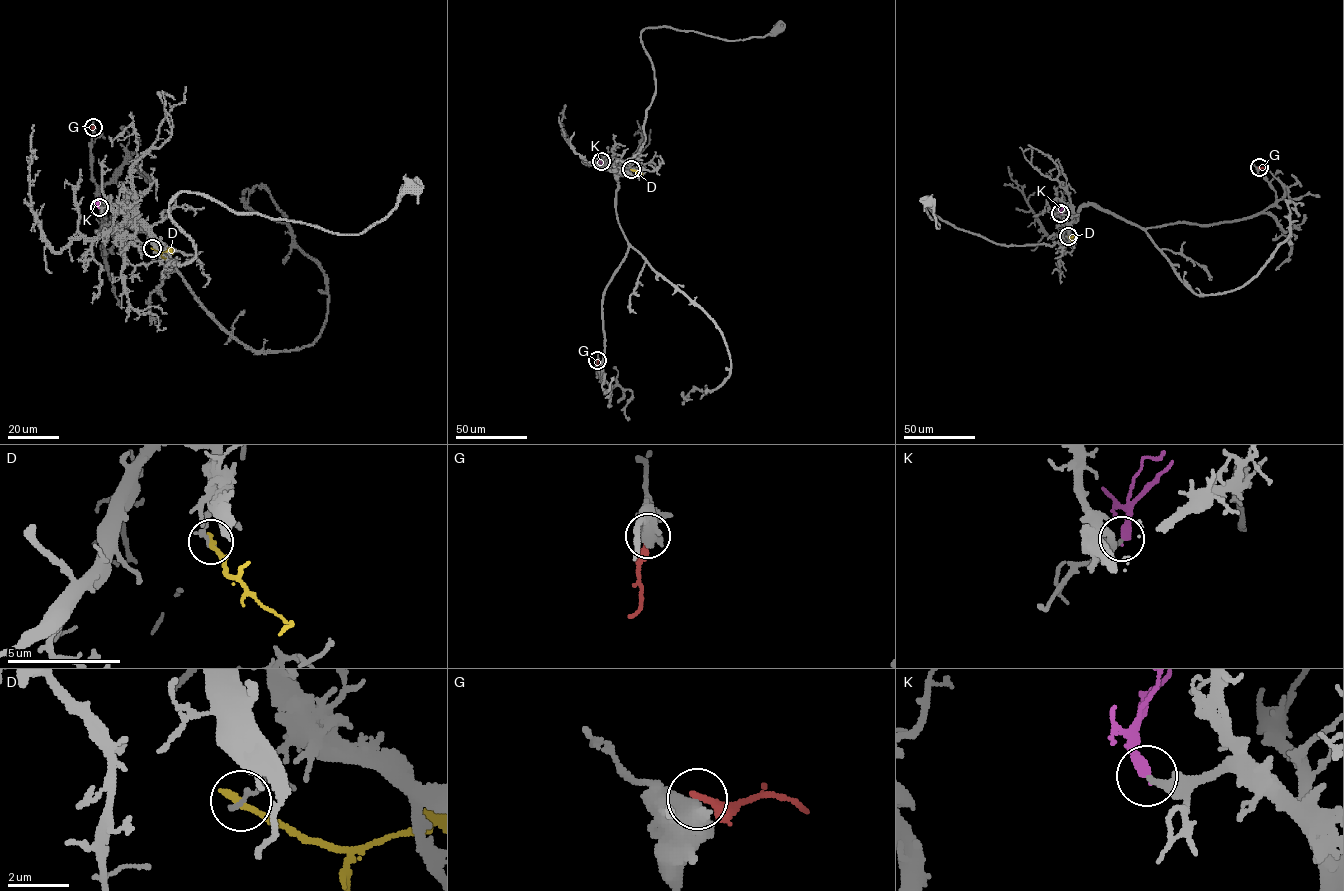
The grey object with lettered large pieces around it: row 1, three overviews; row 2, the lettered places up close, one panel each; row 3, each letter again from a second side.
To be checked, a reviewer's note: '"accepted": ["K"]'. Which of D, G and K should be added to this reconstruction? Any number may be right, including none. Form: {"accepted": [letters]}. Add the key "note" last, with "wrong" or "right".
{"accepted": ["K"], "note": "right"}

